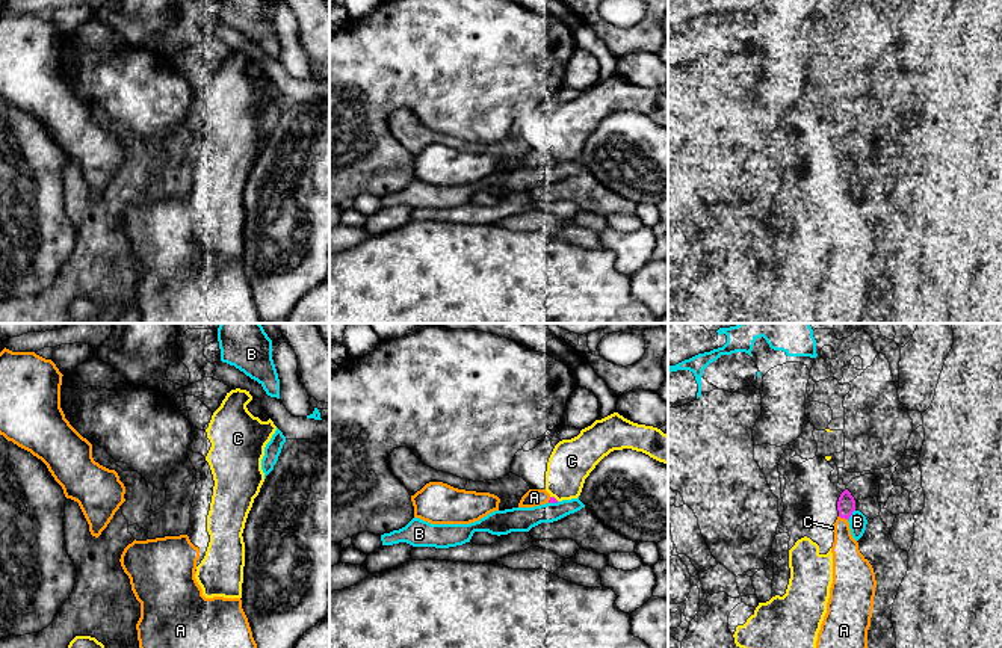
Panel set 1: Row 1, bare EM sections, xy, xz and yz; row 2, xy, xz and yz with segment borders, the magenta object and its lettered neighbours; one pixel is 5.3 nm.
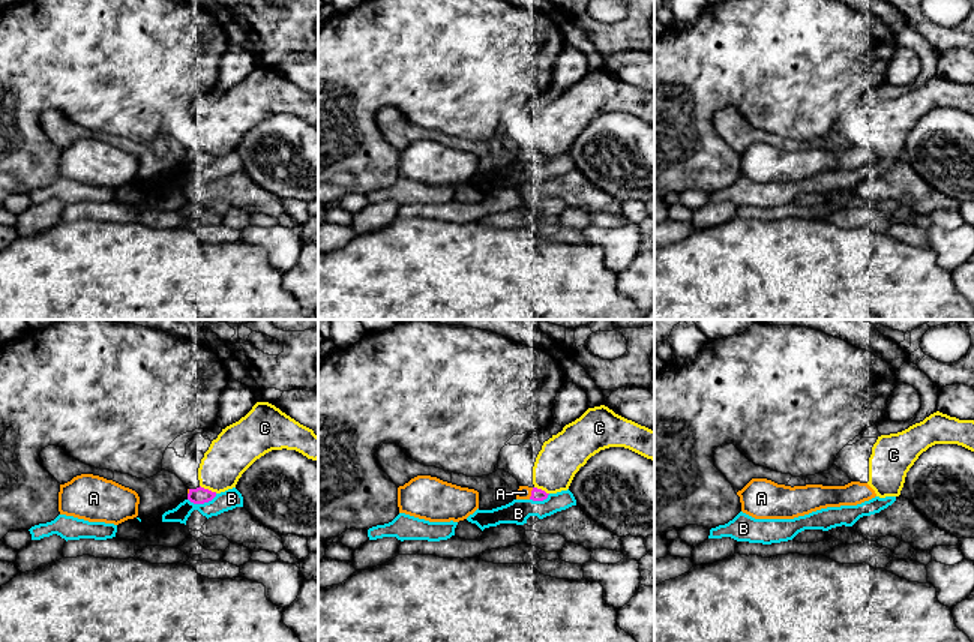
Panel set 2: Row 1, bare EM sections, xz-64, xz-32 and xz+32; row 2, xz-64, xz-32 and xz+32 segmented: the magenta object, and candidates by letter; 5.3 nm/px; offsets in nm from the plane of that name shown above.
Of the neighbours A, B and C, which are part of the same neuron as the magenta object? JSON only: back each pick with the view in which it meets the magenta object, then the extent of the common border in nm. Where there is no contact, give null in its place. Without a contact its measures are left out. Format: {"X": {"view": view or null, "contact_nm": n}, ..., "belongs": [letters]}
{"A": {"view": "yz", "contact_nm": 50}, "belongs": ["A"]}

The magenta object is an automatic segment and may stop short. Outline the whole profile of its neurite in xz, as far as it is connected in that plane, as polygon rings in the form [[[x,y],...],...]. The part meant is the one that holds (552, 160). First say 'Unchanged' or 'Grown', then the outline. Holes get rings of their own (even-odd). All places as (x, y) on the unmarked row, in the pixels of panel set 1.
Grown. [[[529,151],[520,162],[518,169],[533,169],[546,165],[558,165],[546,151]]]

